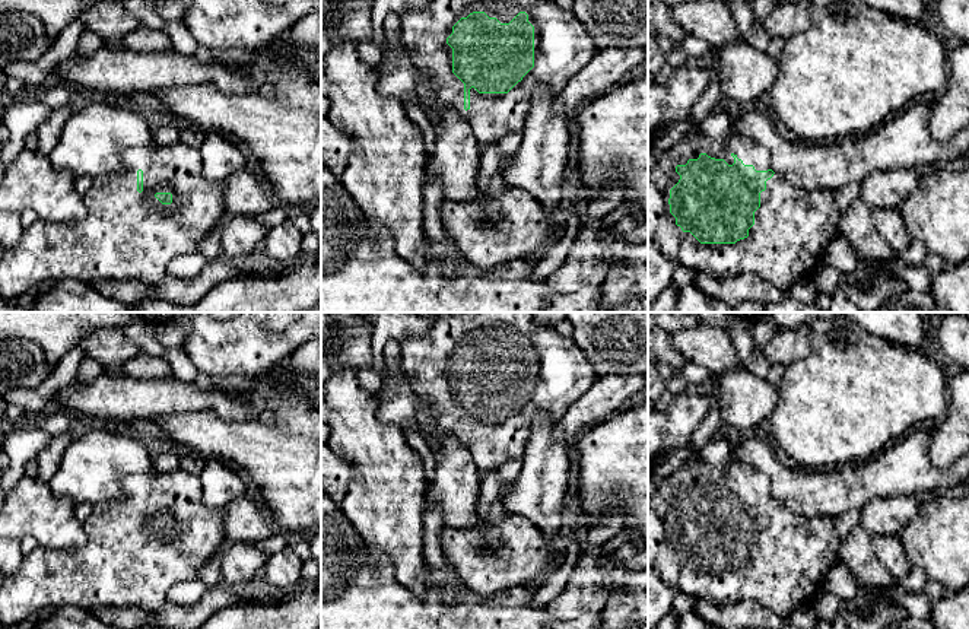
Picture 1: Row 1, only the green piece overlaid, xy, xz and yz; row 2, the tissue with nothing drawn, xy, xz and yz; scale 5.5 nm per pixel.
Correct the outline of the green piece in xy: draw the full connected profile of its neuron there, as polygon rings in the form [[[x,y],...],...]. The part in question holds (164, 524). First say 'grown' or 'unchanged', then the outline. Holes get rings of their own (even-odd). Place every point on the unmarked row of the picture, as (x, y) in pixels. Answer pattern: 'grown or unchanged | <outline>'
grown | [[[181,467],[171,473],[137,473],[124,477],[123,496],[108,503],[93,505],[83,524],[88,541],[80,547],[25,552],[20,568],[4,578],[0,587],[0,623],[6,629],[20,629],[45,607],[74,606],[89,611],[104,607],[136,606],[147,613],[166,603],[171,587],[197,579],[201,565],[210,560],[226,543],[223,533],[225,509],[209,508],[203,501],[200,474]]]

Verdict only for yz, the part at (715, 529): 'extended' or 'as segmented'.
extended

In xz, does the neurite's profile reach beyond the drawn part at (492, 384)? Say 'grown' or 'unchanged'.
grown

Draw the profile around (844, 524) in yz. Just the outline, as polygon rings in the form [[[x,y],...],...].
[[[858,509],[846,511],[833,518],[833,524],[836,537],[845,539],[849,536],[854,527],[860,524],[860,511]]]

